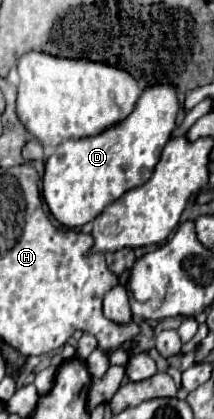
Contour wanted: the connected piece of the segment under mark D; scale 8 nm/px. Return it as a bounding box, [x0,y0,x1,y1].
[43,83,179,229]

